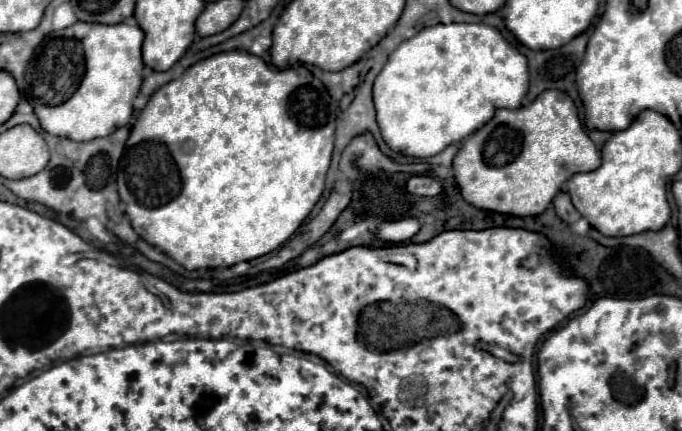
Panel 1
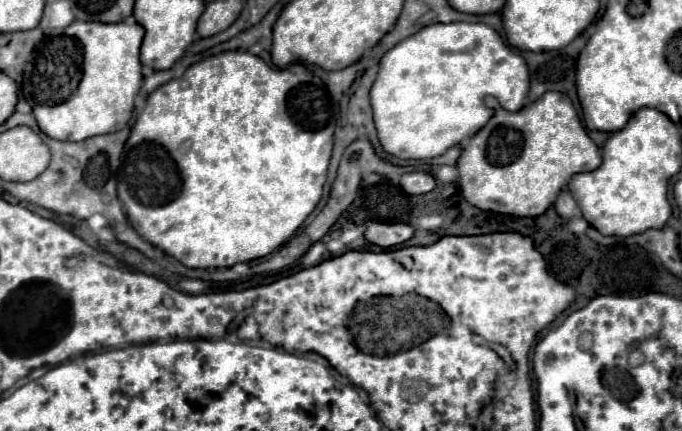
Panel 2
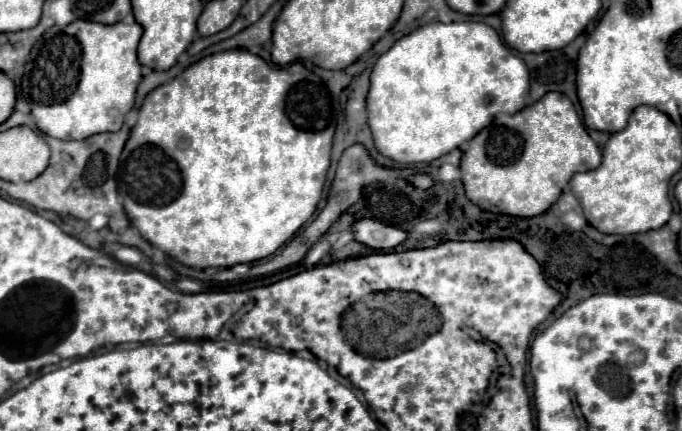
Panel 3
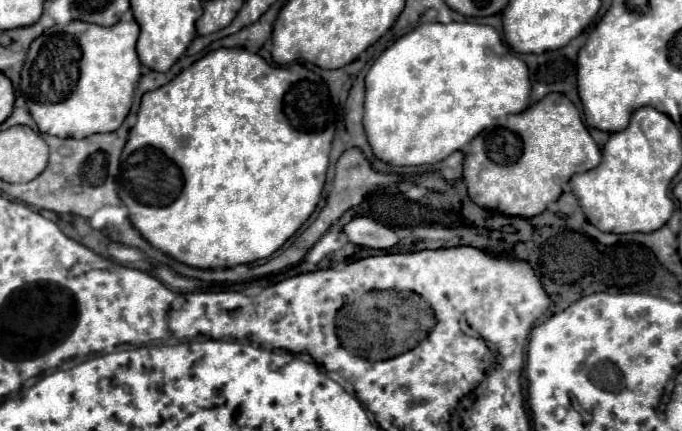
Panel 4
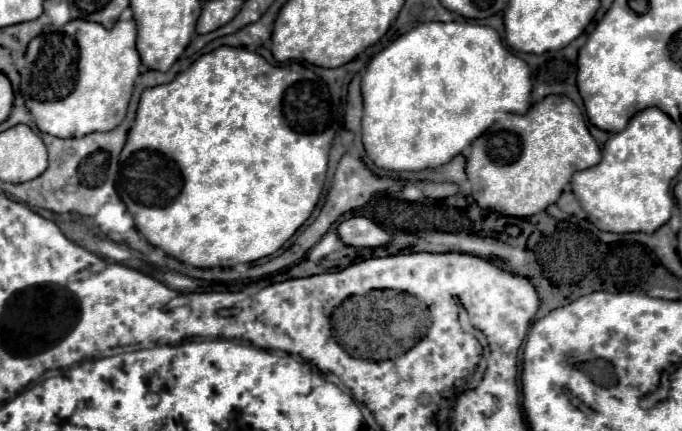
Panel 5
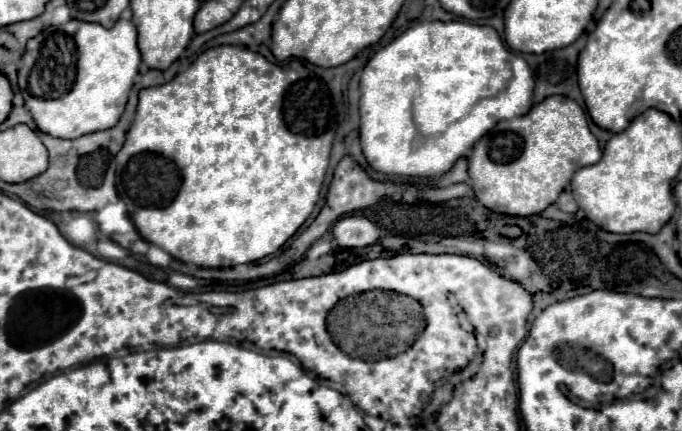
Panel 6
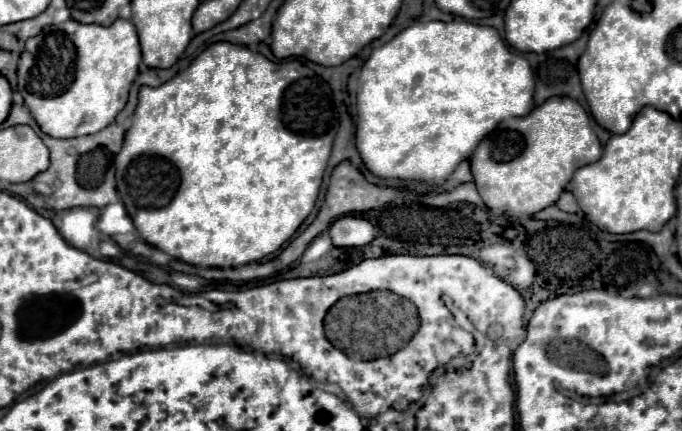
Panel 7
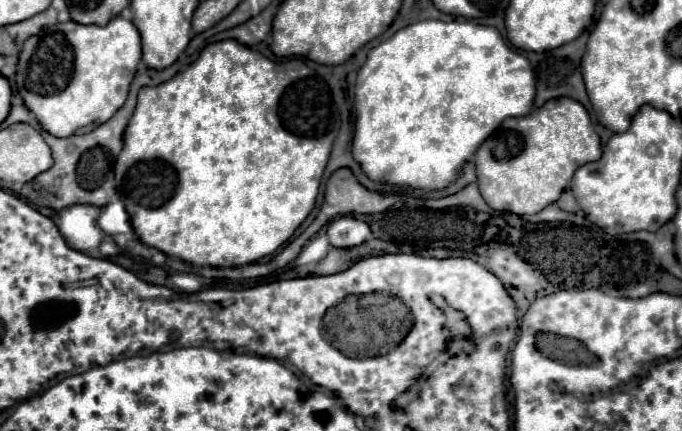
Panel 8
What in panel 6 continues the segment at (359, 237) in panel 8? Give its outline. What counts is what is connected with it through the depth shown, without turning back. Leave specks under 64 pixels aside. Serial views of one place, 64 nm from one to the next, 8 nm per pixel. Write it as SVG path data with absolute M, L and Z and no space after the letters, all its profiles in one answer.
M346 216L334 224L332 236L342 248L362 248L374 244L380 238L380 232L364 216Z

